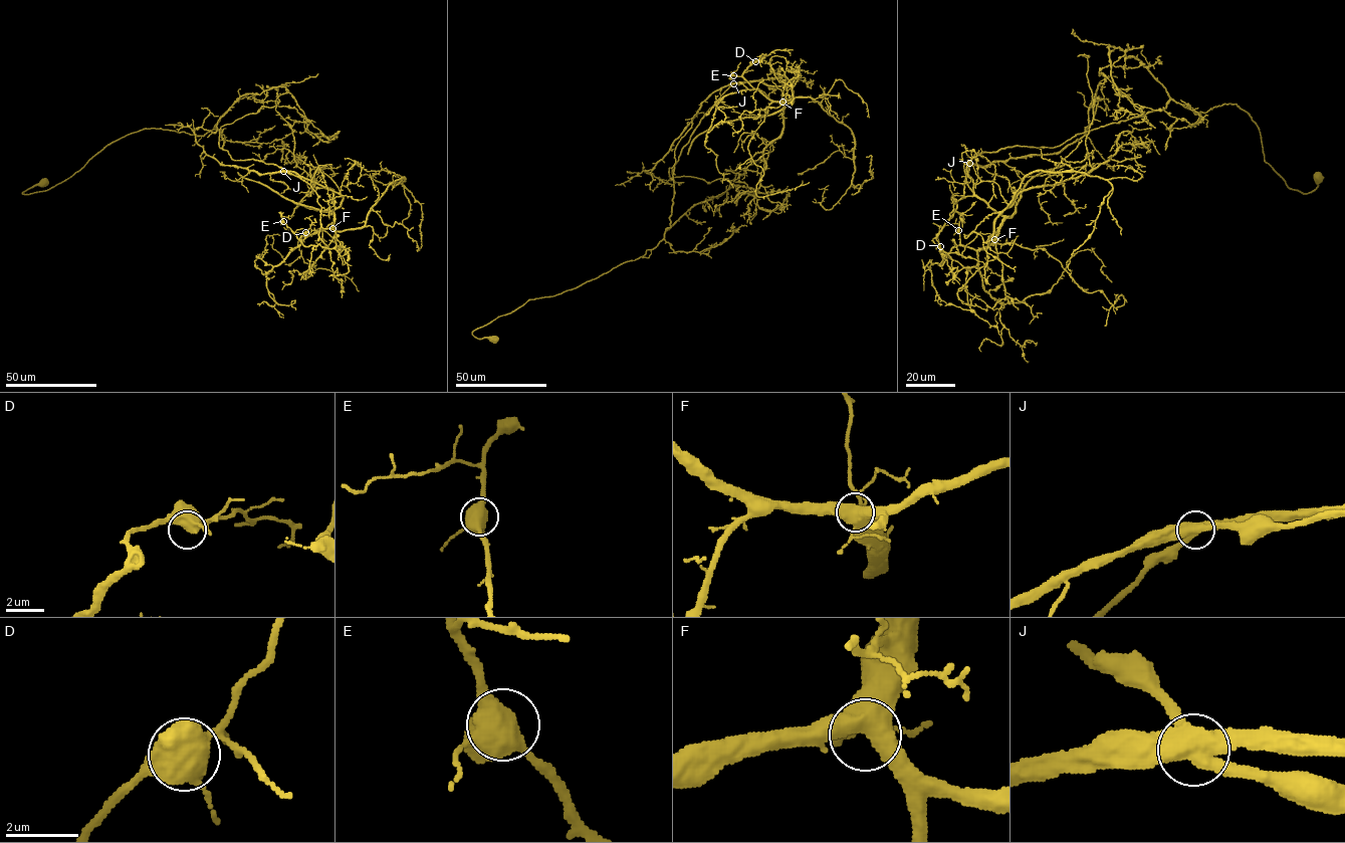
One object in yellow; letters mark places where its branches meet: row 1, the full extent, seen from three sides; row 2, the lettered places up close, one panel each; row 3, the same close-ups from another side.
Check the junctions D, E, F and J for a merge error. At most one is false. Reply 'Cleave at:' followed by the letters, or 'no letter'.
Cleave at: J

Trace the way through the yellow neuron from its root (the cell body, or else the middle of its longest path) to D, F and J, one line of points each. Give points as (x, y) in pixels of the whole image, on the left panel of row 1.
D: (44, 181), (143, 129), (215, 126), (233, 160), (343, 197), (330, 227), (292, 232), (305, 232)
F: (44, 181), (22, 193), (53, 187), (143, 129), (203, 136), (215, 126), (233, 160), (339, 193), (332, 228)
J: (44, 181), (22, 193), (53, 187), (143, 129), (203, 136), (215, 126), (233, 160), (283, 171)

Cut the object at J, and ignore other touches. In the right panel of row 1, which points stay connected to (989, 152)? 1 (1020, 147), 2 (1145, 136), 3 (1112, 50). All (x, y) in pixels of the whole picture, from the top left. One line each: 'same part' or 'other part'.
1: same part
2: other part
3: same part

